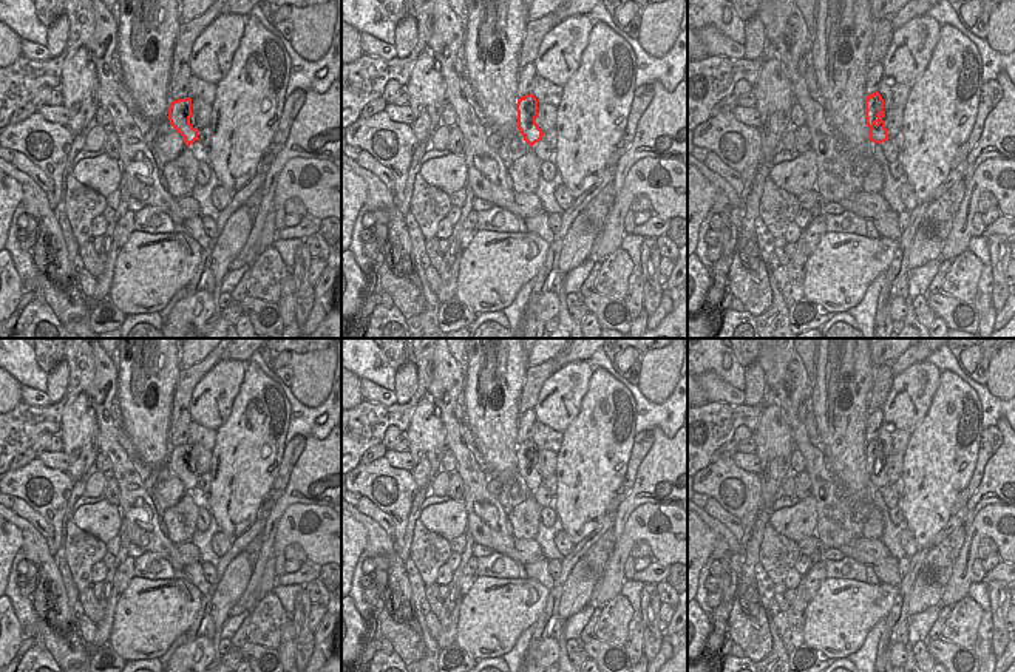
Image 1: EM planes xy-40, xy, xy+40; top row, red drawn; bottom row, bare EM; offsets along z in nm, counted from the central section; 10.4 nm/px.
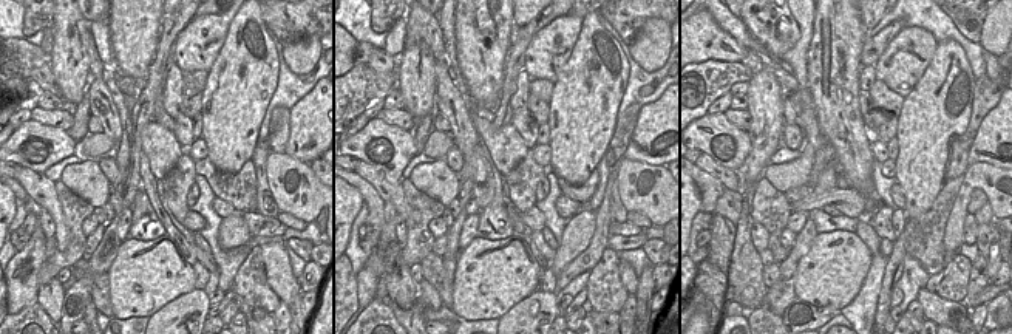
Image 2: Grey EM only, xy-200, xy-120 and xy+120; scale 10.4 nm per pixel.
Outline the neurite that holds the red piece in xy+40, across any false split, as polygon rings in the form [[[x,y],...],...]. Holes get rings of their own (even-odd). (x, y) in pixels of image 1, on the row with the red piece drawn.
[[[876,91],[865,97],[865,122],[870,130],[870,141],[874,144],[882,144],[888,137],[887,128],[885,128],[885,111],[884,111],[884,99]]]

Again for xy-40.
[[[190,97],[173,100],[167,117],[171,127],[182,136],[187,147],[198,141],[199,130],[190,124],[193,117]]]

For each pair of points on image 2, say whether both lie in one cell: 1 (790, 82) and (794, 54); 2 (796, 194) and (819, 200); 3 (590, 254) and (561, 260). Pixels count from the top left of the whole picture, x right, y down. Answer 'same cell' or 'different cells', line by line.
1: different cells
2: different cells
3: different cells

